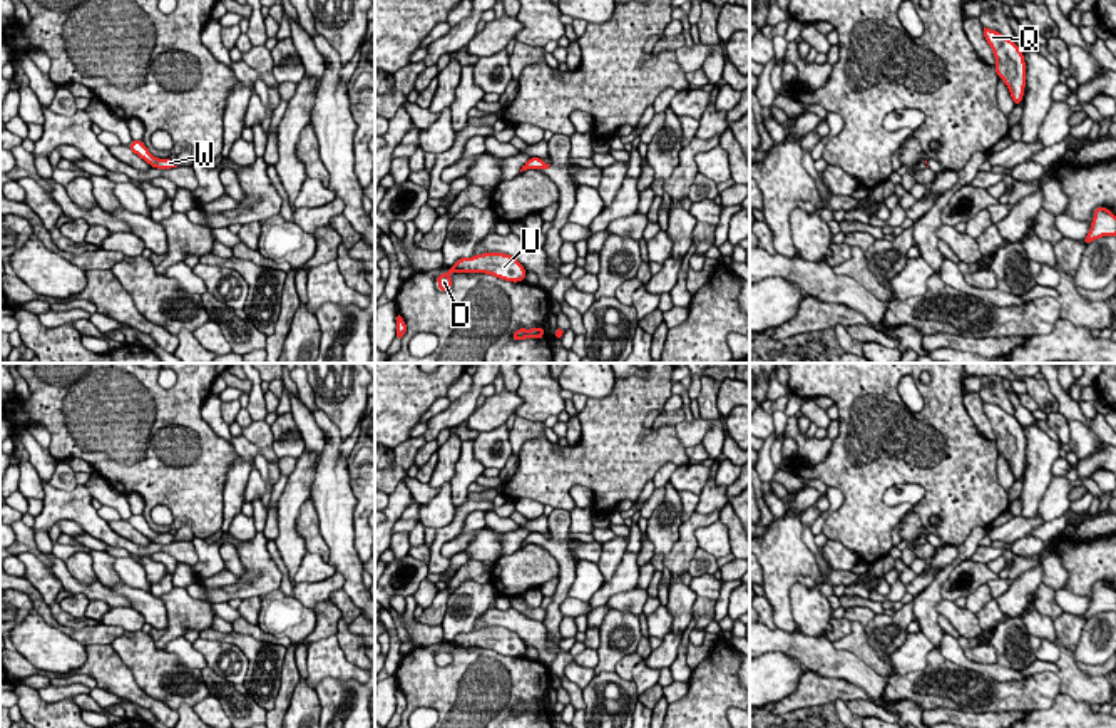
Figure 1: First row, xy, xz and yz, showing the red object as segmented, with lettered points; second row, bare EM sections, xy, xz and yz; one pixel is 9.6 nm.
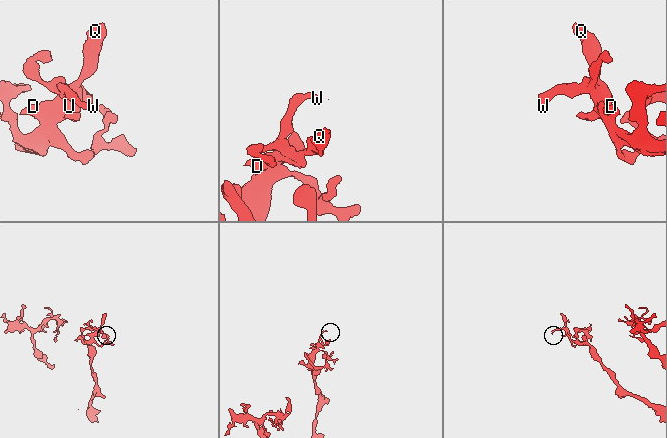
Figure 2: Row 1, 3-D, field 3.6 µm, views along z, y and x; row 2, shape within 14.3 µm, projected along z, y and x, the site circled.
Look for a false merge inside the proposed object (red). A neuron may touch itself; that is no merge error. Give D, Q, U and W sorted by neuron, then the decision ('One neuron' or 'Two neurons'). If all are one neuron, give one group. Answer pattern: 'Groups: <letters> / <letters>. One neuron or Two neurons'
Groups: D Q U W. One neuron

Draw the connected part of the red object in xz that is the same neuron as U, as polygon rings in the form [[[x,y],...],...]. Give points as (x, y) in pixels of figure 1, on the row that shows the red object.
[[[482,253],[472,258],[460,258],[447,273],[435,278],[438,283],[438,291],[447,291],[452,288],[452,273],[485,273],[504,281],[525,281],[525,268],[517,258],[505,253]]]

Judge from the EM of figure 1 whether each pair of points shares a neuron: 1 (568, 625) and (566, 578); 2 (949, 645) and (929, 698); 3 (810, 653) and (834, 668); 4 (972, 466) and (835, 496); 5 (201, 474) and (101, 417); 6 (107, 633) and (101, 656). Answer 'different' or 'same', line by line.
1: different
2: different
3: same
4: different
5: same
6: different

